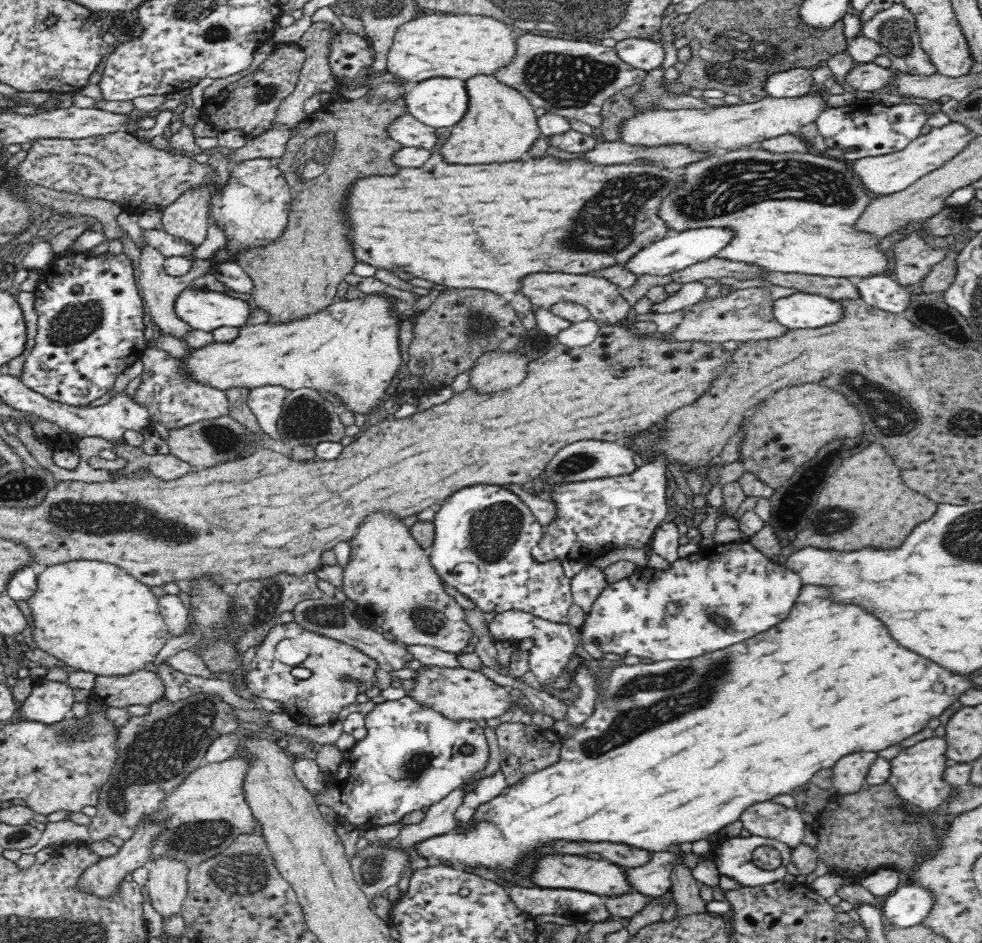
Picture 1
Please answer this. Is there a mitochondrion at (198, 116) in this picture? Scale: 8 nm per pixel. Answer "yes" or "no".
no

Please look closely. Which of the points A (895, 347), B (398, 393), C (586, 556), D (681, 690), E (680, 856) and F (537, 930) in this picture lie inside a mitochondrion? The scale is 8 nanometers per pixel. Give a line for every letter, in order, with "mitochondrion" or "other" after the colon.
A: mitochondrion
B: other
C: other
D: mitochondrion
E: other
F: other

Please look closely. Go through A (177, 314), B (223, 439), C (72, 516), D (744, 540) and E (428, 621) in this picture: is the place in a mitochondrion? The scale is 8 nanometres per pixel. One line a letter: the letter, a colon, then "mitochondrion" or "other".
A: other
B: mitochondrion
C: mitochondrion
D: other
E: mitochondrion

